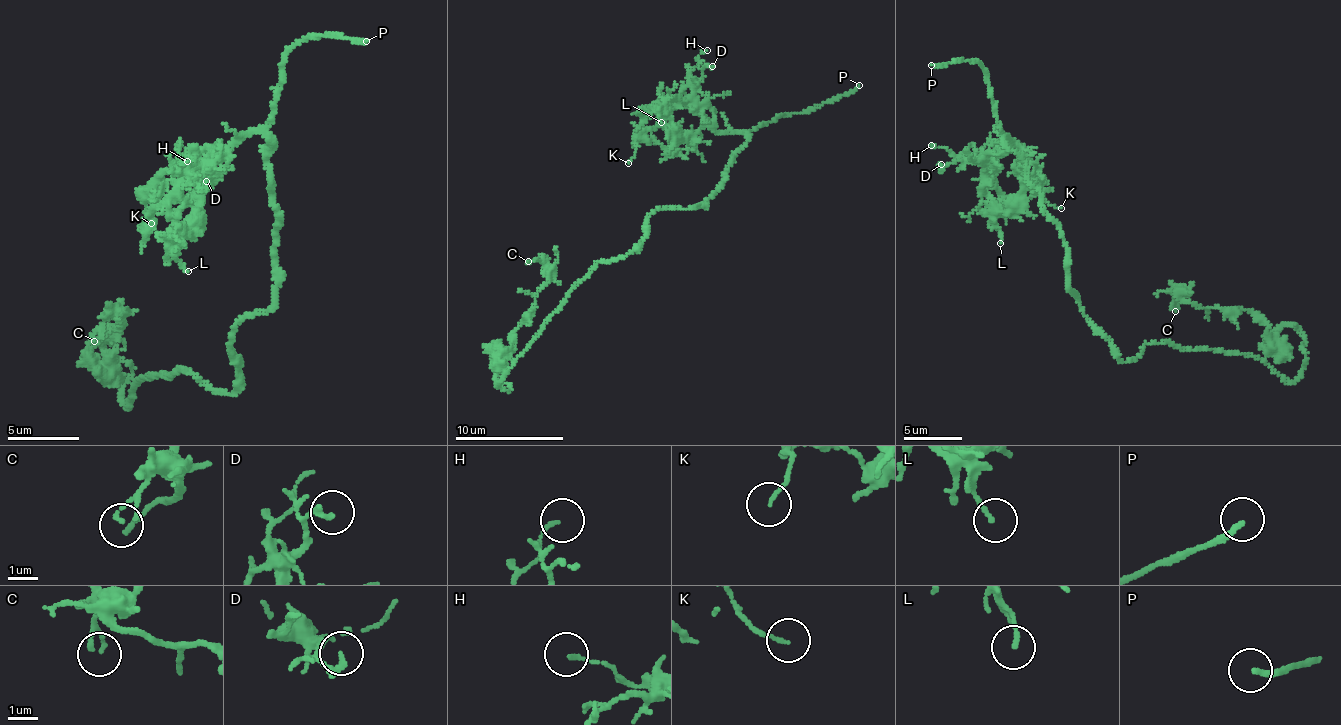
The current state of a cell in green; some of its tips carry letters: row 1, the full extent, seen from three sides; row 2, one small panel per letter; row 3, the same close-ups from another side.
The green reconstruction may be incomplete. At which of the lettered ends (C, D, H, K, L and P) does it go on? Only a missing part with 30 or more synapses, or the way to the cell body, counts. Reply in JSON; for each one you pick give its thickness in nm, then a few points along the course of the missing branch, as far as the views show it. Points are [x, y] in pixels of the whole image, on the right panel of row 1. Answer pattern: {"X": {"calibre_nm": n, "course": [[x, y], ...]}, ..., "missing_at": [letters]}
{"P": {"calibre_nm": 200}, "missing_at": ["P"]}

